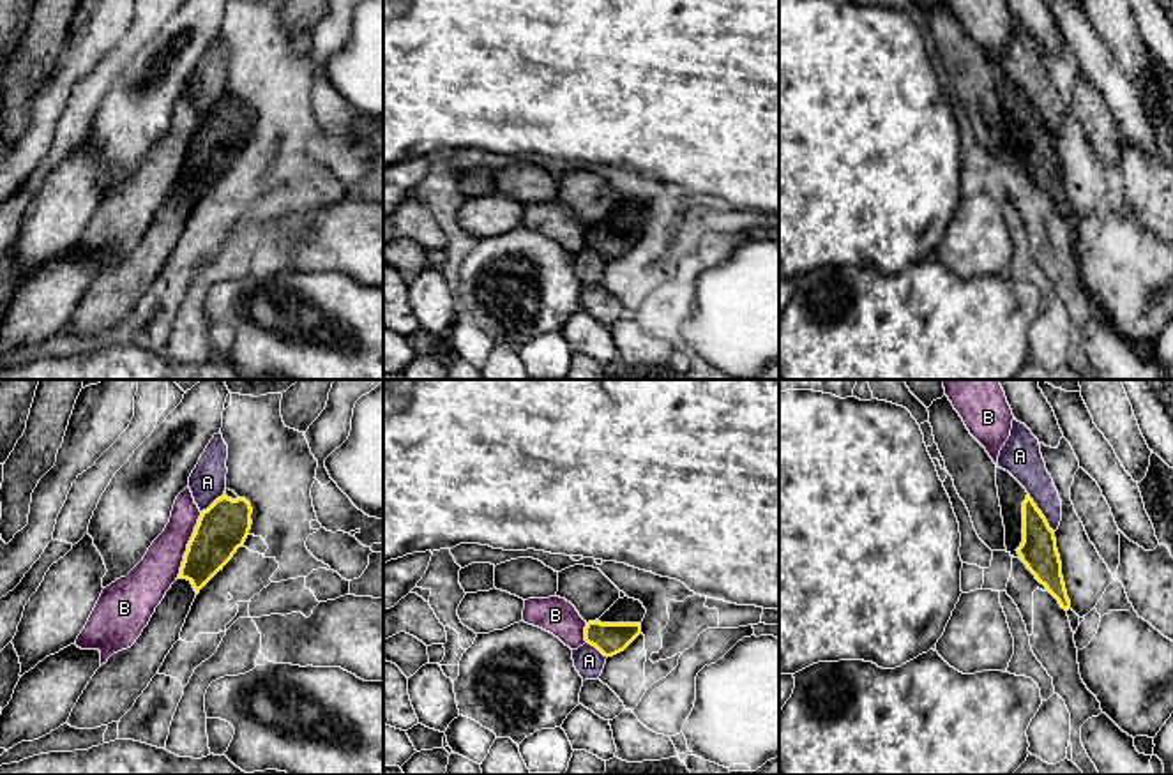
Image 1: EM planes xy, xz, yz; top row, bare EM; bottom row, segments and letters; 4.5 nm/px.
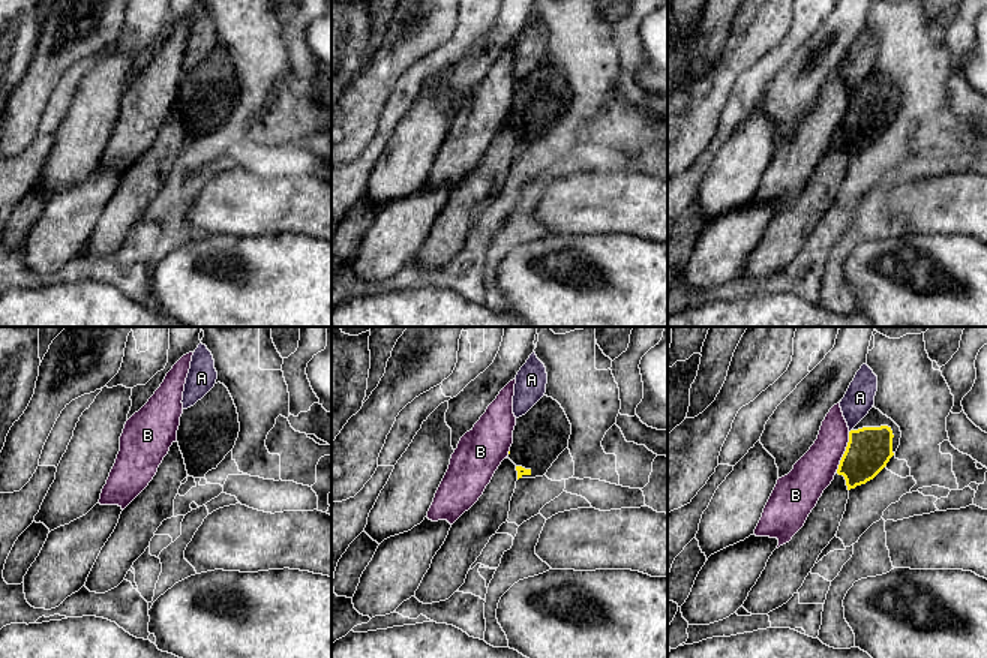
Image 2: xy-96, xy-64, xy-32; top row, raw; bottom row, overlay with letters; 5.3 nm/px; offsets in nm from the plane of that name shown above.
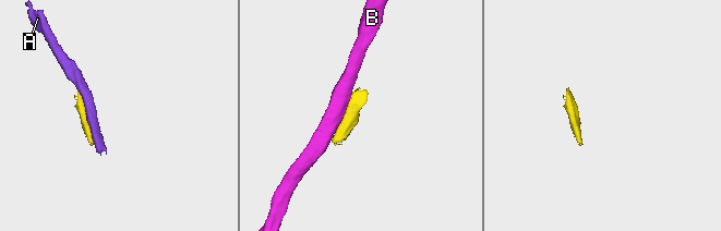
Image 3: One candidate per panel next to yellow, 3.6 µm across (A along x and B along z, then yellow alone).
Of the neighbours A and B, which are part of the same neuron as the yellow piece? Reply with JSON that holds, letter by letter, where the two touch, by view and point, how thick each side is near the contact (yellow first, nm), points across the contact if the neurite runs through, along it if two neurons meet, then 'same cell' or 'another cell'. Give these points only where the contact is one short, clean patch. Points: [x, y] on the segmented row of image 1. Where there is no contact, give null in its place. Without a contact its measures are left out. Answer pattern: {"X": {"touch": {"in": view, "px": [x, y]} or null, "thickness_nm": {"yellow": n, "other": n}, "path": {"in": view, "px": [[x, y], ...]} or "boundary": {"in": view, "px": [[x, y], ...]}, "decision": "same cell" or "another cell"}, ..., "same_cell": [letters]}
{"A": {"touch": {"in": "yz", "px": [1041, 512]}, "thickness_nm": {"yellow": 170, "other": 170}, "decision": "another cell"}, "B": {"touch": {"in": "xy", "px": [188, 544]}, "thickness_nm": {"yellow": 220, "other": 190}, "decision": "another cell"}, "same_cell": []}

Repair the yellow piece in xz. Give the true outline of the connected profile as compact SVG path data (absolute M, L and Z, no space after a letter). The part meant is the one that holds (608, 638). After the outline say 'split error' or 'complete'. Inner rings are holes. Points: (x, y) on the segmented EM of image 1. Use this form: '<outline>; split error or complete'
M618 598L599 620L585 627L585 641L604 657L624 651L639 634L647 609L639 600Z; split error

